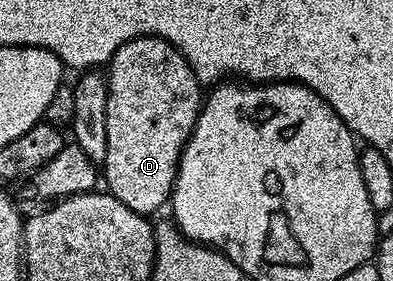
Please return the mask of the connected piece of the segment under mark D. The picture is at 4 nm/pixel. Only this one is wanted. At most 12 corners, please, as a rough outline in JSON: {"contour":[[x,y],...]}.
{"contour":[[157,35],[107,64],[103,183],[170,202],[203,87]]}

